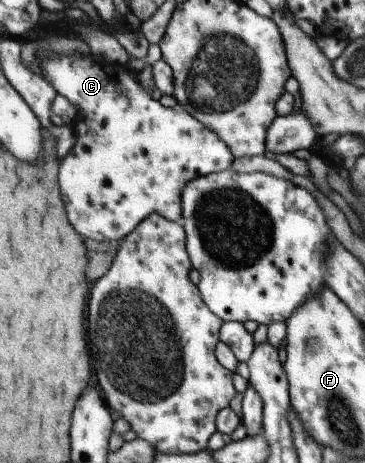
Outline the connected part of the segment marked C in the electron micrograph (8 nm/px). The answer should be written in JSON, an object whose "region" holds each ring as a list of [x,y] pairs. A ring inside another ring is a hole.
{"region":[[[42,52],[38,54],[38,62],[48,82],[77,110],[73,124],[77,143],[60,166],[60,190],[64,192],[68,218],[82,236],[102,242],[121,241],[153,214],[181,222],[184,188],[196,177],[228,170],[234,164],[234,152],[212,129],[206,128],[192,113],[177,106],[166,108],[161,100],[154,100],[138,82],[137,72],[125,65],[79,53],[48,58]]]}

